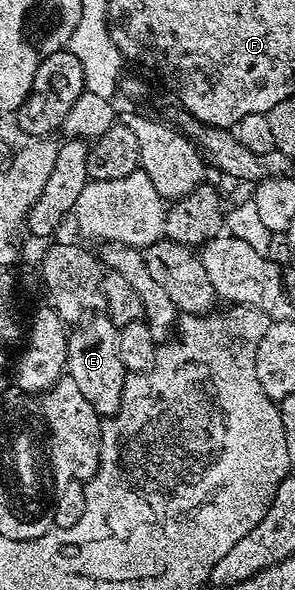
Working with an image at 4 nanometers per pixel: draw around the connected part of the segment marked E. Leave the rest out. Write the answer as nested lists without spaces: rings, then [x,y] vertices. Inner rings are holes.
[[[95,315],[90,318],[87,329],[75,327],[68,332],[68,351],[66,376],[77,383],[81,395],[93,403],[93,407],[99,413],[100,418],[106,419],[114,416],[119,410],[123,388],[129,376],[128,369],[123,366],[123,360],[119,354],[119,334],[116,325],[106,315]]]

